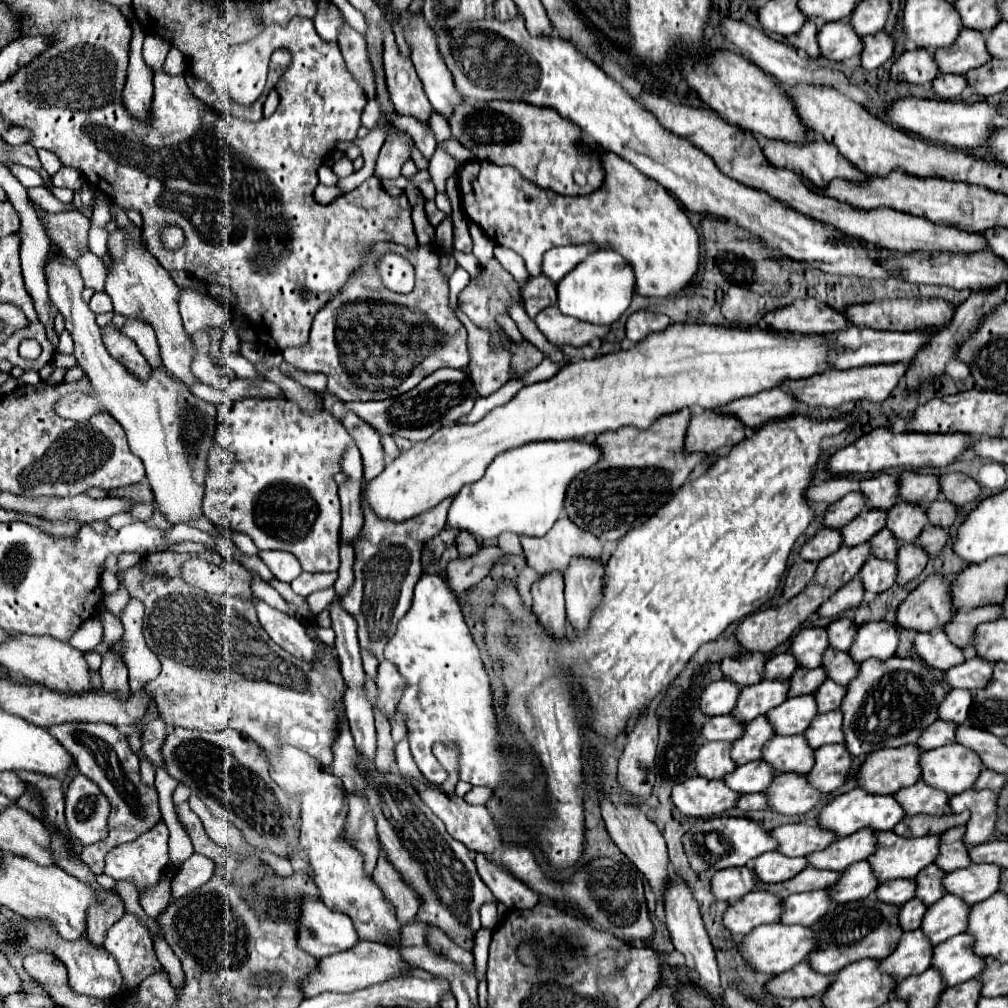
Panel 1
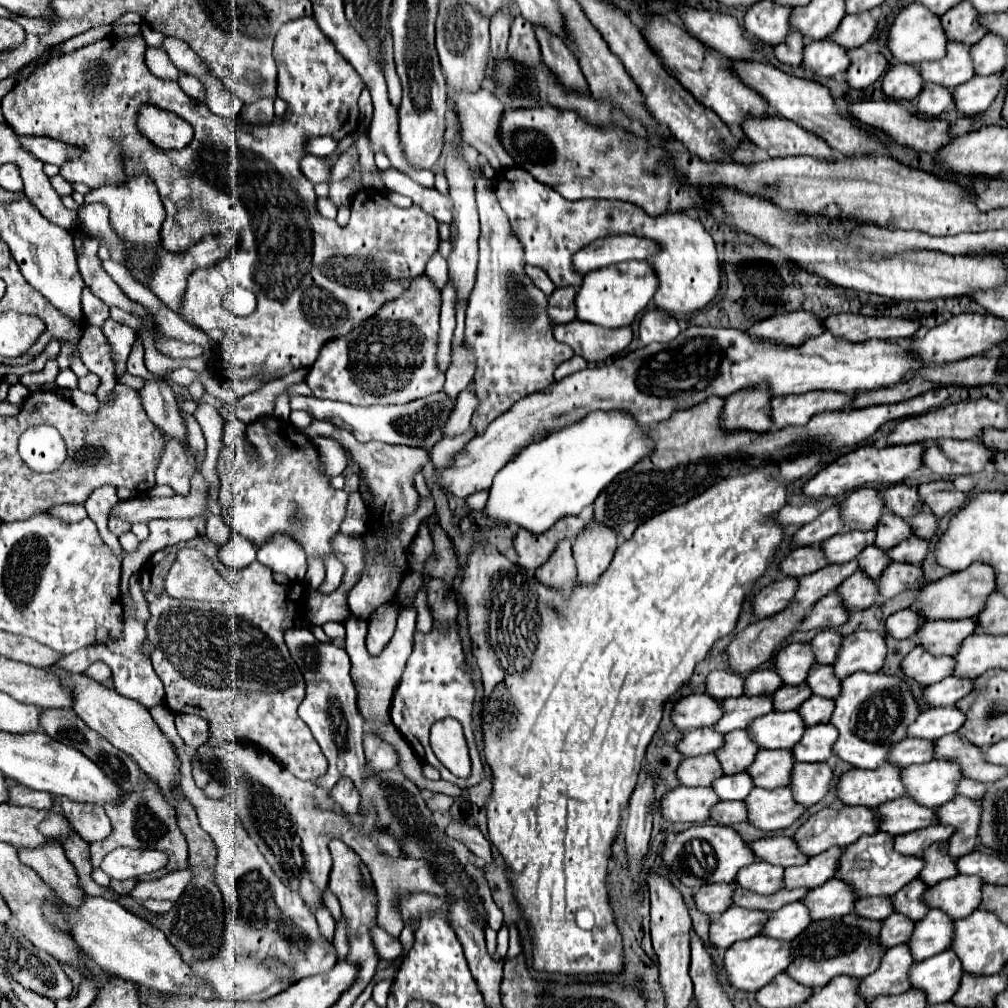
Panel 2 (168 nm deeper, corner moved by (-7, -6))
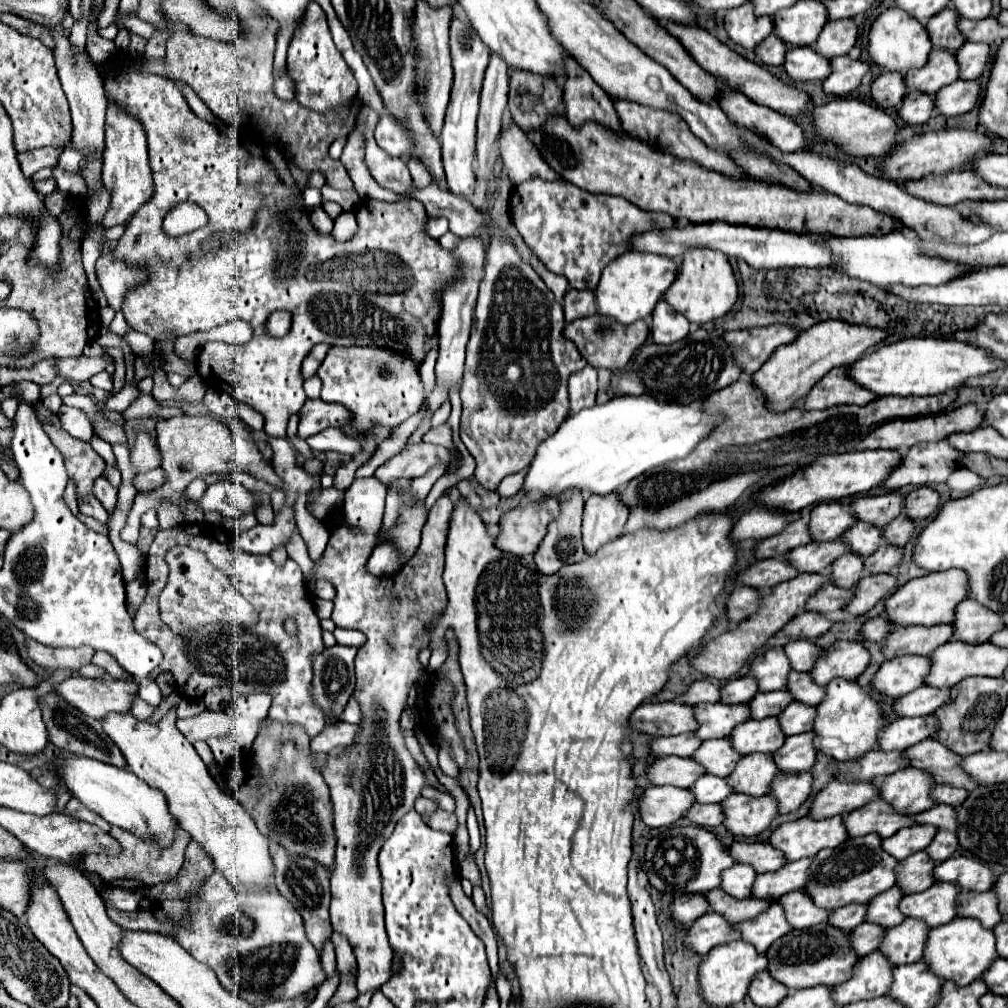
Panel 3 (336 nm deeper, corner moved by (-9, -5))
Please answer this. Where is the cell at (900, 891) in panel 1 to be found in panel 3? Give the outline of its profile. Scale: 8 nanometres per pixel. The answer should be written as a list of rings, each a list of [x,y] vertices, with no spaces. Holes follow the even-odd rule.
[[[848,904],[840,910],[834,910],[828,922],[832,922],[834,926],[844,926],[844,930],[854,930],[866,920],[866,910],[868,906],[864,904]]]

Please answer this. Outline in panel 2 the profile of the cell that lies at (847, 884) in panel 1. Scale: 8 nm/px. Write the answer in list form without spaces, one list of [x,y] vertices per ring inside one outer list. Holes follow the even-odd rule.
[[[836,877],[828,879],[824,885],[816,889],[810,889],[810,895],[802,899],[802,903],[806,903],[810,911],[812,921],[842,917],[854,909],[854,901],[854,891]]]

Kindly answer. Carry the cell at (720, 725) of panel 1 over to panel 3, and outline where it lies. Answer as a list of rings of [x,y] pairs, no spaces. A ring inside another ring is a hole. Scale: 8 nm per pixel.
[[[694,732],[678,734],[678,736],[666,736],[666,738],[654,738],[650,748],[656,756],[680,756],[680,758],[692,758],[694,752],[702,740]]]

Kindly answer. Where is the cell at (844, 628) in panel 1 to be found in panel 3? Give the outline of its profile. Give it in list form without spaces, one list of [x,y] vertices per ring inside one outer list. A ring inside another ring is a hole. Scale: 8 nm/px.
[[[792,640],[784,646],[784,652],[792,662],[792,670],[798,672],[810,672],[816,660],[824,654],[824,650],[810,640]]]

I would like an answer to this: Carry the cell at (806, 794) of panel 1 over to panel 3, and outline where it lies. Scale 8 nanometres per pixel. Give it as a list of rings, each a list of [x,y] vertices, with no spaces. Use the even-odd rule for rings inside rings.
[[[732,794],[722,802],[724,806],[724,826],[728,832],[736,836],[758,836],[764,832],[774,818],[780,816],[778,800],[770,794],[766,796],[748,796],[748,794]]]

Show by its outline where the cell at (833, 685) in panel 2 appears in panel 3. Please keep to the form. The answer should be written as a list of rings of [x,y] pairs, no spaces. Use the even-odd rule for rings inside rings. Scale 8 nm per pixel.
[[[792,672],[788,676],[788,690],[796,694],[796,700],[810,706],[818,706],[826,694],[826,688],[818,686],[808,672]]]

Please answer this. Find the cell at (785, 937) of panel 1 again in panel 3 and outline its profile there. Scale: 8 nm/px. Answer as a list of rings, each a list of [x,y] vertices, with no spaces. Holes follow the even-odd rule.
[[[734,940],[716,946],[708,952],[700,966],[700,990],[704,994],[704,1000],[712,1006],[728,1006],[740,1002],[746,996],[752,978],[764,970],[768,970],[768,958],[766,954],[758,954],[752,944],[744,940]]]

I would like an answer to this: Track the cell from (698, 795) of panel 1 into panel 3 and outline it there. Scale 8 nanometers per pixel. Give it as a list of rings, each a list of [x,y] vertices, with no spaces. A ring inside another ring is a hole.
[[[650,786],[644,792],[640,814],[650,828],[660,828],[660,826],[670,826],[676,820],[684,818],[684,814],[694,804],[696,798],[690,790],[674,786]]]

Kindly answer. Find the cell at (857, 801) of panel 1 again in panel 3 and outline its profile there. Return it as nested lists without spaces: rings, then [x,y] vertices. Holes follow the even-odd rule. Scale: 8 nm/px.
[[[804,816],[800,820],[778,826],[770,836],[770,844],[782,850],[788,862],[794,862],[806,856],[816,856],[822,848],[836,848],[848,838],[850,836],[842,816],[822,820]]]

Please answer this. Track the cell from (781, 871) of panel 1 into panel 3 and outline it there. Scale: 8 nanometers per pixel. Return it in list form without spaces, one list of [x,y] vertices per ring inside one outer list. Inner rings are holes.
[[[736,864],[722,874],[722,890],[728,890],[734,898],[748,898],[756,880],[756,870],[748,864]]]

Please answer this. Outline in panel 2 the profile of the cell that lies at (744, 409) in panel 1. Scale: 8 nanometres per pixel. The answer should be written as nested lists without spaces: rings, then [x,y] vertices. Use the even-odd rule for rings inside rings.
[[[808,391],[802,395],[778,395],[772,399],[772,417],[778,429],[786,425],[806,425],[812,415],[822,411],[846,409],[852,395],[838,391]]]

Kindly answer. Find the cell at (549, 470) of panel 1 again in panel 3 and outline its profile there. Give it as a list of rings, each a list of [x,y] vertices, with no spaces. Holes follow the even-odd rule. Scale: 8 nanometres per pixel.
[[[628,396],[612,398],[606,404],[570,414],[556,434],[538,444],[522,490],[526,496],[538,496],[536,500],[560,500],[568,490],[612,494],[650,468],[686,458],[696,444],[712,432],[722,416],[704,414],[700,404],[702,402],[694,402],[694,406],[668,406],[658,404],[656,398]]]

